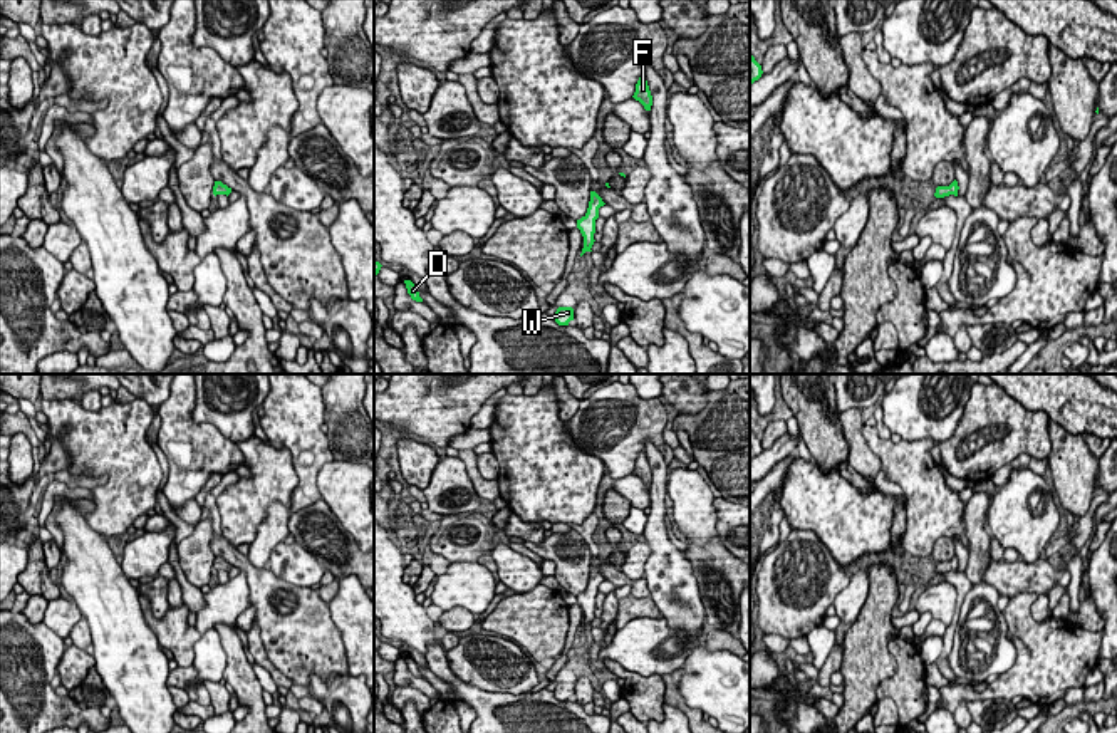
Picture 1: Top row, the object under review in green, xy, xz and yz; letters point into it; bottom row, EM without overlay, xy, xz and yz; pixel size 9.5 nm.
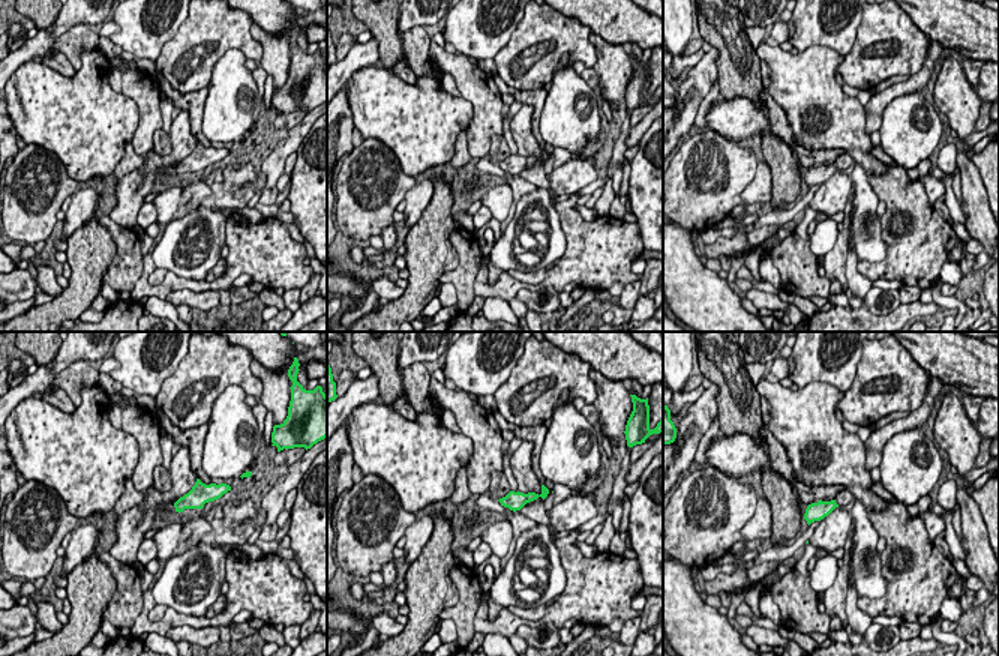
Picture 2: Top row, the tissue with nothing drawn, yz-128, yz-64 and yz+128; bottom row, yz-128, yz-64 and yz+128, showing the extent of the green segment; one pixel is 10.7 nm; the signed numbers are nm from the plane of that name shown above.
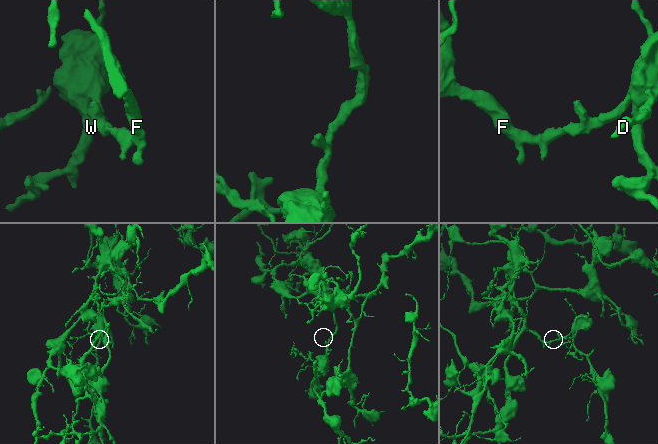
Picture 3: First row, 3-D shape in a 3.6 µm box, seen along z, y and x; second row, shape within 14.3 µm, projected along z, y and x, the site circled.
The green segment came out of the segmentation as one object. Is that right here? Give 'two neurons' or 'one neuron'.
one neuron

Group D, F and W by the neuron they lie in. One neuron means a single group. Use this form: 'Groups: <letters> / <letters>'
Groups: D F W

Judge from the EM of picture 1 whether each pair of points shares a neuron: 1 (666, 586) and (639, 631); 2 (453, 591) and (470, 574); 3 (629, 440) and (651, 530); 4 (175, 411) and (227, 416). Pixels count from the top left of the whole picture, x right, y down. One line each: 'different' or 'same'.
1: different
2: same
3: different
4: different

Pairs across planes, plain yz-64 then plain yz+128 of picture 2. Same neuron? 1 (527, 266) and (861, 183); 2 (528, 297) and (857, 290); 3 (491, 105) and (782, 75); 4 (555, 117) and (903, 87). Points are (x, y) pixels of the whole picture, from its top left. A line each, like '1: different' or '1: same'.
1: same
2: different
3: same
4: different

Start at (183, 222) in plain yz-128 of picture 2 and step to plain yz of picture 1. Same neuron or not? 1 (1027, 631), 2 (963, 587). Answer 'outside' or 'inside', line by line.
1: outside
2: outside

